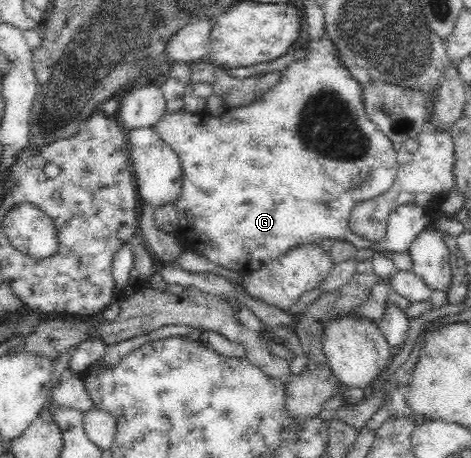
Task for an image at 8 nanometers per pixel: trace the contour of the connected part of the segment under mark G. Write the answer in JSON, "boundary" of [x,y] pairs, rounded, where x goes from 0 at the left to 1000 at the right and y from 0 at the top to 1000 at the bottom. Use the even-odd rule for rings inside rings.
{"boundary":[[[688,79],[682,85],[667,85],[650,96],[658,109],[643,131],[628,131],[616,138],[599,157],[594,175],[573,190],[544,223],[535,227],[484,236],[480,245],[463,253],[450,253],[442,245],[425,245],[412,249],[382,238],[376,245],[355,245],[325,275],[327,288],[340,295],[340,303],[361,321],[382,352],[382,369],[386,369],[386,402],[382,402],[382,424],[374,428],[372,452],[376,454],[378,496],[374,511],[391,533],[391,541],[403,544],[420,555],[437,559],[446,572],[461,576],[471,585],[510,594],[520,600],[529,592],[541,592],[556,585],[567,572],[588,566],[601,557],[611,541],[641,533],[645,528],[679,531],[688,520],[705,520],[705,524],[732,524],[745,528],[756,541],[786,546],[832,546],[837,552],[862,550],[875,524],[892,511],[896,498],[909,493],[913,467],[898,450],[879,445],[877,441],[858,441],[849,450],[841,450],[828,461],[822,476],[817,513],[809,528],[794,531],[760,515],[741,496],[741,469],[747,456],[773,437],[786,437],[794,428],[803,428],[820,419],[841,393],[847,354],[843,352],[843,332],[832,323],[834,312],[803,277],[781,260],[773,234],[769,234],[769,203],[764,203],[764,181],[739,159],[739,151],[730,151],[722,142],[718,118],[722,116],[705,85]],[[675,336],[705,345],[713,354],[675,354]]]}

